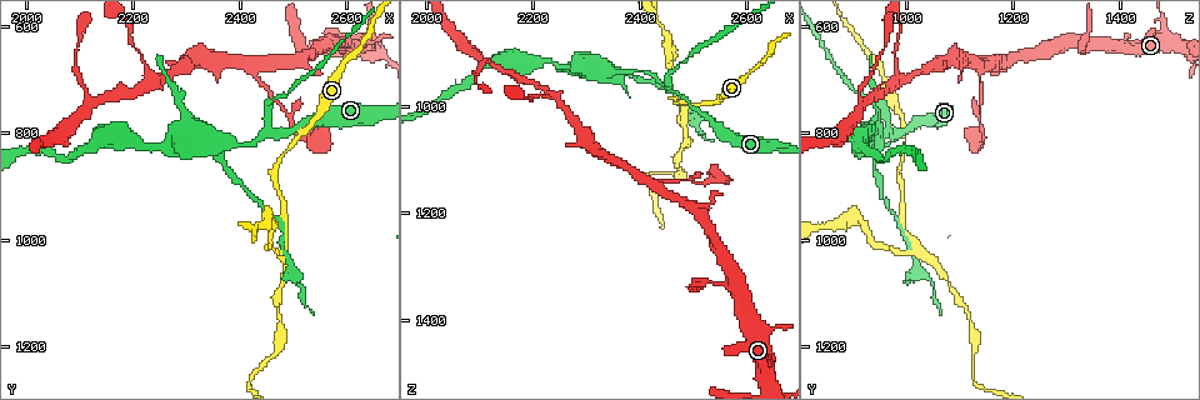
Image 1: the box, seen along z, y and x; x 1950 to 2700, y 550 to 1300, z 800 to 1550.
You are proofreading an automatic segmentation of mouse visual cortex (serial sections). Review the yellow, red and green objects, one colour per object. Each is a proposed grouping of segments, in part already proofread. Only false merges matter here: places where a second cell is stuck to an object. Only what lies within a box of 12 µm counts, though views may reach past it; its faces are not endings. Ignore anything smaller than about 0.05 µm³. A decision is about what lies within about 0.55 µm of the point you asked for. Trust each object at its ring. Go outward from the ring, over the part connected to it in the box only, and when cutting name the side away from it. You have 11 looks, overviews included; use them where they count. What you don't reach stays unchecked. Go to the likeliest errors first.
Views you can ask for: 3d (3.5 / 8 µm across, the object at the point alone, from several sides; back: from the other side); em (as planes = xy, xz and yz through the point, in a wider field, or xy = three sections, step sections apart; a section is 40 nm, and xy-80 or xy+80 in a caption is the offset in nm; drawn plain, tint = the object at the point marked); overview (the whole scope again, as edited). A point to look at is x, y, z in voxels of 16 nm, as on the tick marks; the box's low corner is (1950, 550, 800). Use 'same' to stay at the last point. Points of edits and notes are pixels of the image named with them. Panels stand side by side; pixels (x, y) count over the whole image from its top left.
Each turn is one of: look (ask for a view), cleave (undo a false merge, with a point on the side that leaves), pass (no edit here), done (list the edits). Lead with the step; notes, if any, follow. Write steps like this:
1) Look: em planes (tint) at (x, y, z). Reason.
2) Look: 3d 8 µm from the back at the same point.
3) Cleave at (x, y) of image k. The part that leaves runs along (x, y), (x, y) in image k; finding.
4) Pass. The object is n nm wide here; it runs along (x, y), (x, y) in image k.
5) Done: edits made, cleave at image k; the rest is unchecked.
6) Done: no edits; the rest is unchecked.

Look: 3d 8 µm from the back at (2455, 795, 965). Branch point.

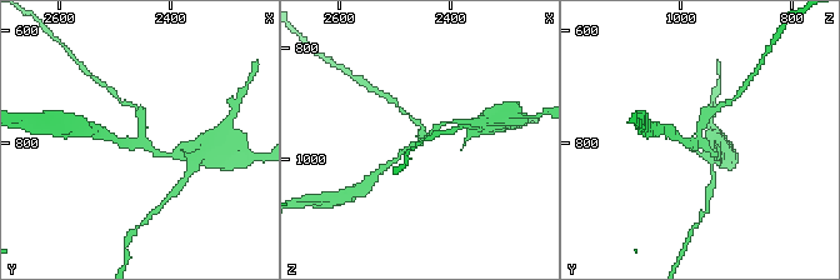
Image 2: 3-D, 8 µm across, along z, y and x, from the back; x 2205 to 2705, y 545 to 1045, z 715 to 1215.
Look: 3d 3.5 µm at (2460, 800, 970).

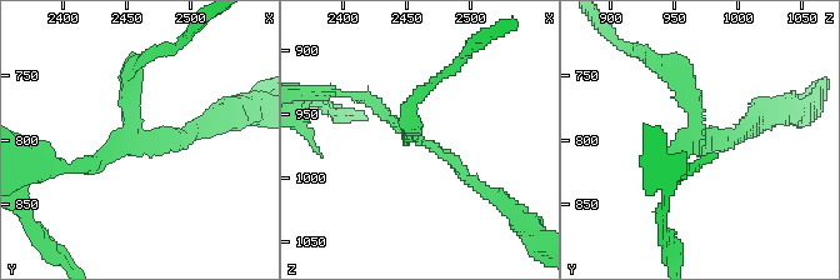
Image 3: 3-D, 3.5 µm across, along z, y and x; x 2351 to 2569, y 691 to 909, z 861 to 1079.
Look: em xy step 2 (tint) at (2454, 798, 968). 3 arms meet here; the arms are 150, 200, 250 nm wide.

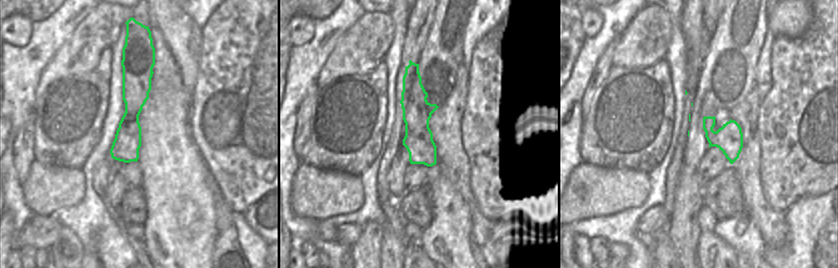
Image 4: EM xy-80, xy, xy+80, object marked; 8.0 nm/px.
Pass. It runs along (409, 69), (418, 142), (429, 163) in image 4; continuous, no second cell.

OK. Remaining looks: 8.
Look: 3d 3.5 µm from the back at (2485, 1015, 1030).

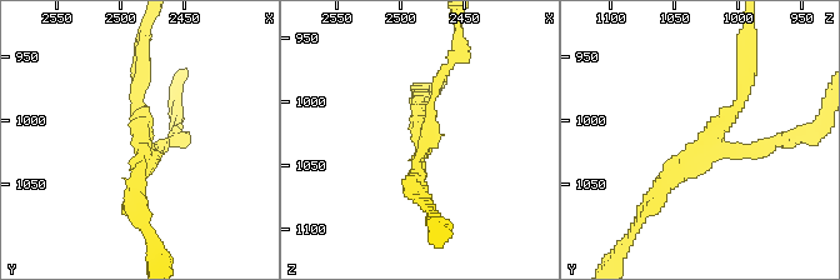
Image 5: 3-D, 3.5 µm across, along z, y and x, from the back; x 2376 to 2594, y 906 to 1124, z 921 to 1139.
Look: em planes (tint) at (2484, 1012, 1024). 3 arms meet here; the arms are 150, 200, 200 nm wide.

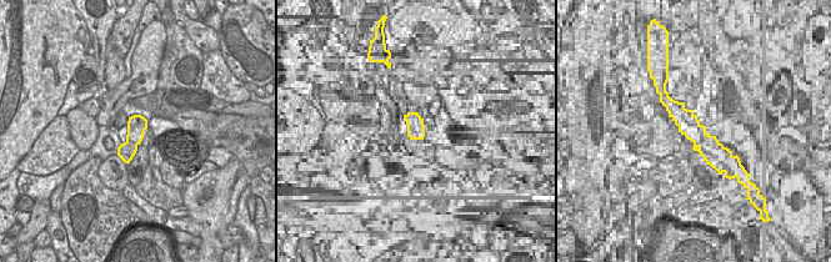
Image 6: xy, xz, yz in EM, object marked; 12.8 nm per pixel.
Cleave at (440, 76) of image 5. The part that leaves runs along (426, 125), (458, 33) in image 5; a second cell is stuck on.

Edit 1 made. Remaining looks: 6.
Look: 3d 8 µm at (2245, 700, 990). Abrupt turn.

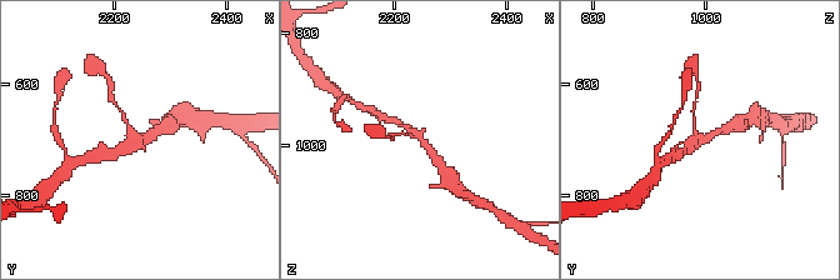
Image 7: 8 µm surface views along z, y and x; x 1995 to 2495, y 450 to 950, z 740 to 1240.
Look: 3d 3.5 µm from the back at (2245, 700, 980).

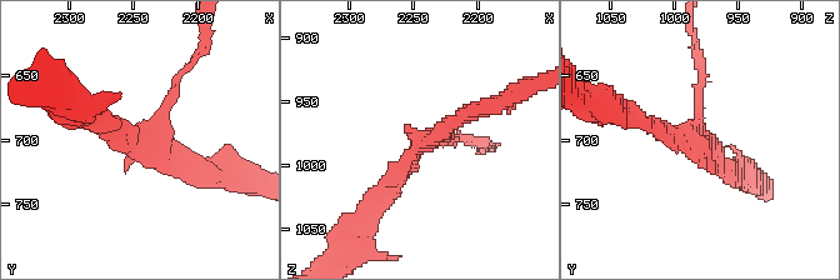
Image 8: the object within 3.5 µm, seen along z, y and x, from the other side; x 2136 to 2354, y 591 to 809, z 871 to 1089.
Look: em xy step 1 (tint) at (2242, 700, 986). 3 arms meet here; the arms are 150, 200, 200 nm wide; need the tissue.

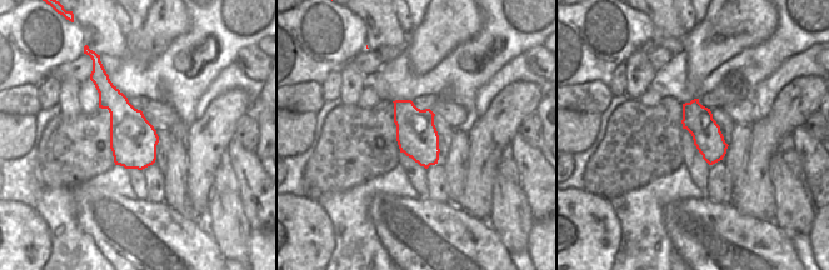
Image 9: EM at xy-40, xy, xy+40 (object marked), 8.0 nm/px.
Pass. It runs along (376, 205), (415, 150), (488, 106) in image 8; continuous, no second cell.

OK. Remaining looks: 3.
Look: 3d 3.5 µm from the back at (2130, 745, 920). Three-way junction.

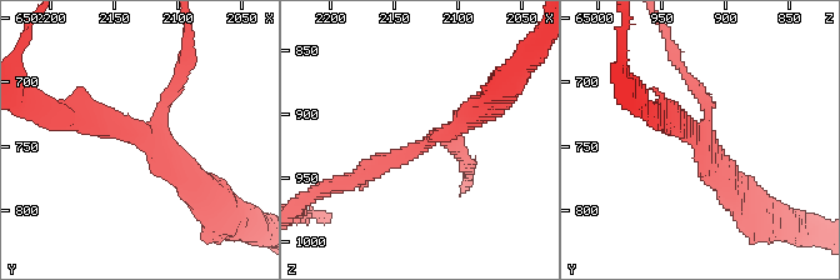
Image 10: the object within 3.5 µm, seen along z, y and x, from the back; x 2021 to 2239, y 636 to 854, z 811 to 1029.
Look: em xy step 3 (tint) at (2126, 742, 924). Shape alone is not enough.

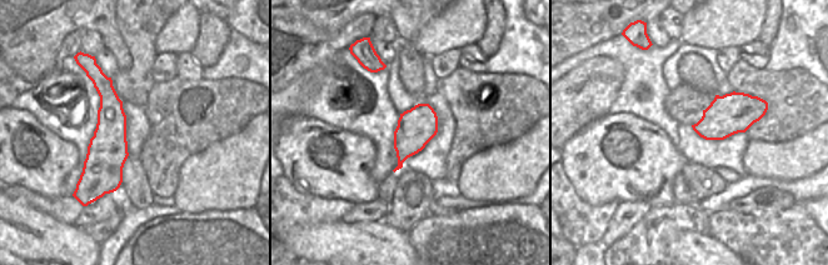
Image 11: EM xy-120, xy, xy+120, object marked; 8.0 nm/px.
Pass. It runs along (99, 75), (108, 94), (103, 188) in image 11; one cell here.

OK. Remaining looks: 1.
Done: edits made, cleave at image 5; the rest is unchecked.

